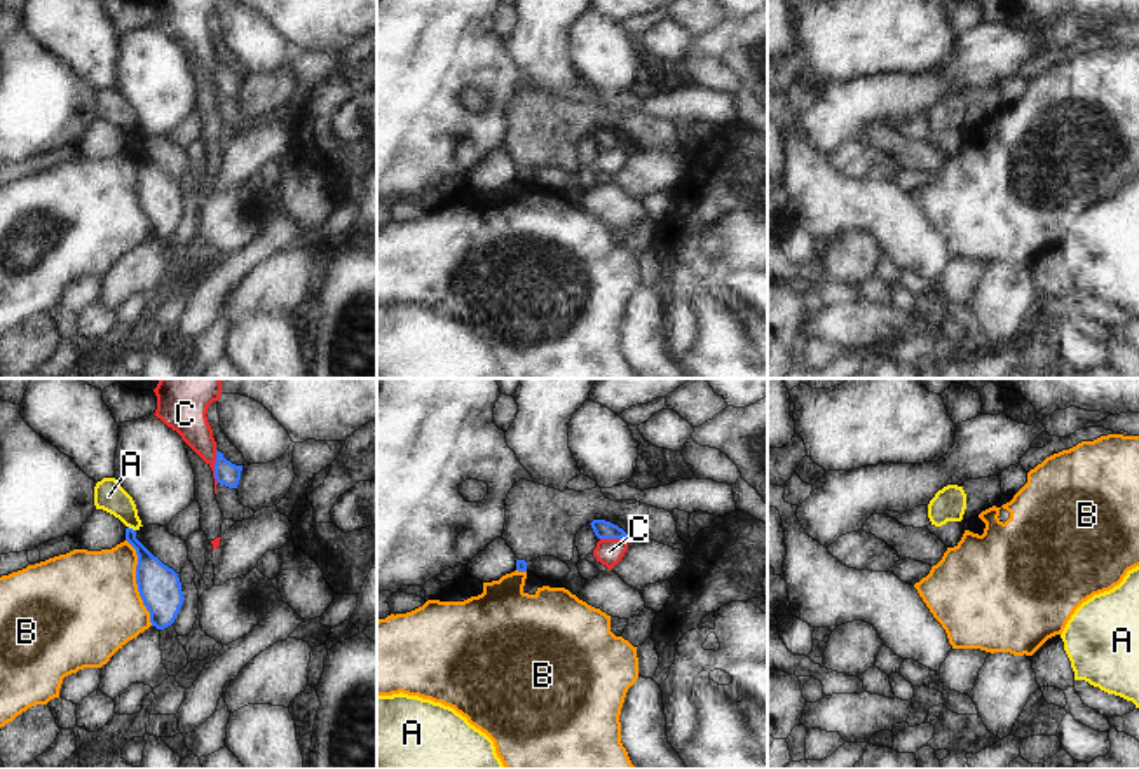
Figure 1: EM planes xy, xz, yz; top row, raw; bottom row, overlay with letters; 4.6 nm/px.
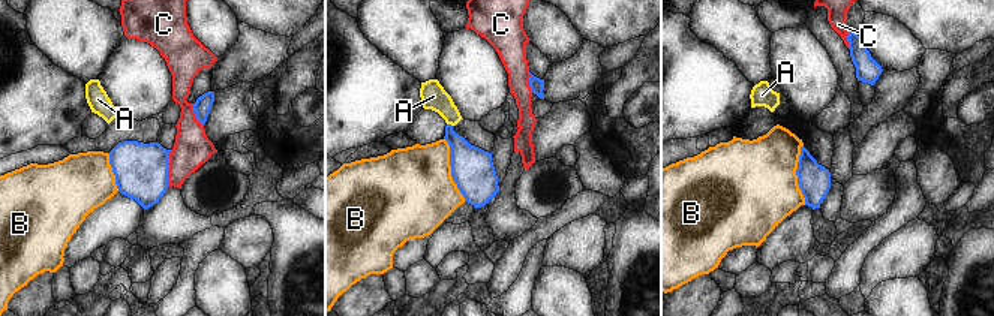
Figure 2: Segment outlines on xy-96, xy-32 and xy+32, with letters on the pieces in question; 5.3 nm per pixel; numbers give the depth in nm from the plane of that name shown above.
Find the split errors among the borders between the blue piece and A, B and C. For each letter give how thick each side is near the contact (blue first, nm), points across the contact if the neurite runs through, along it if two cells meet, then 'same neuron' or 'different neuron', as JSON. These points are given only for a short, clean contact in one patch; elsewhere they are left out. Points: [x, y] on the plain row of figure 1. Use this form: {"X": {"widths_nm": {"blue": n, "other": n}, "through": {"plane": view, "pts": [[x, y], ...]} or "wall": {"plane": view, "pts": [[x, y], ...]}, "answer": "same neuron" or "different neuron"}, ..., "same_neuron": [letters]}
{"A": {"widths_nm": {"blue": 160, "other": 140}, "answer": "different neuron"}, "B": {"widths_nm": {"blue": 200, "other": 480}, "answer": "different neuron"}, "C": {"widths_nm": {"blue": 110, "other": 160}, "answer": "different neuron"}, "same_neuron": []}

